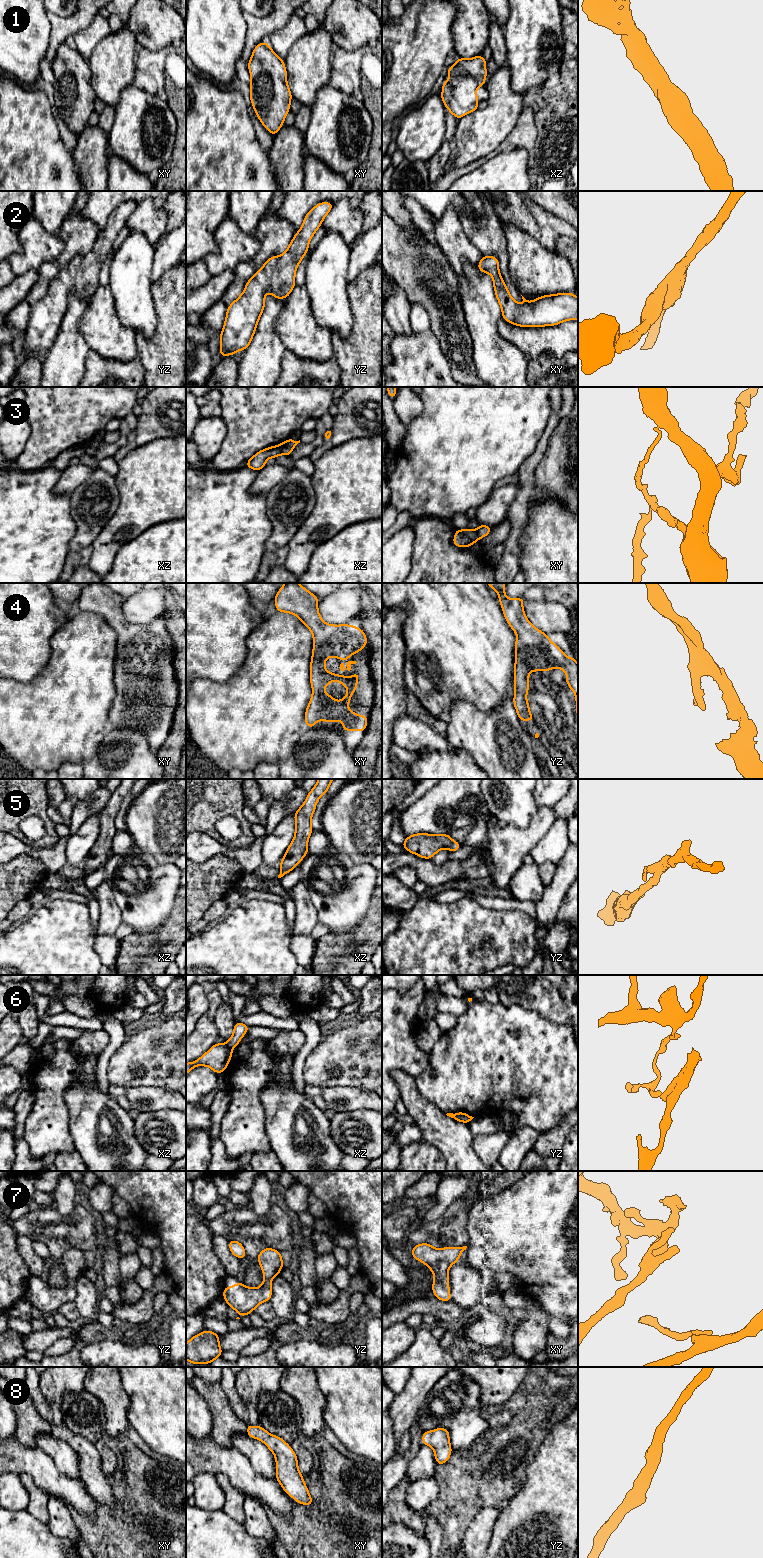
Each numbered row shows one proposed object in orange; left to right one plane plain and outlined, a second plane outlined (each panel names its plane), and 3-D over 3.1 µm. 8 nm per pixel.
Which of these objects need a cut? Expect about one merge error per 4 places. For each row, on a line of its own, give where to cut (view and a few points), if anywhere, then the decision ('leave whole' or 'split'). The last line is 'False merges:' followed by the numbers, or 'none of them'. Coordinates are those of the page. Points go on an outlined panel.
1: cut none; leave whole
2: cut none; leave whole
3: cut xz (278, 446), (281, 453); split
4: cut none; leave whole
5: cut none; leave whole
6: cut xz (225, 1043), (231, 1050); split
7: cut none; leave whole
8: cut none; leave whole
False merges: 3, 6

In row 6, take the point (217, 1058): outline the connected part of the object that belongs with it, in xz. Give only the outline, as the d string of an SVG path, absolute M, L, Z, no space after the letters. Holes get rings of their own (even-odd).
M215 1043L204 1055L194 1062L186 1063L186 1075L196 1066L208 1066L217 1074L226 1070L232 1050L226 1043Z

